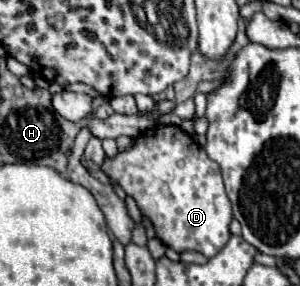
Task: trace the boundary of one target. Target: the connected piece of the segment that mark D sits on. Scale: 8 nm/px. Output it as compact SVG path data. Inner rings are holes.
M161 124L157 128L151 128L151 130L143 132L143 136L133 140L131 148L119 150L119 154L113 156L113 158L107 156L105 162L101 164L101 170L113 182L117 182L125 190L127 196L131 196L137 202L141 214L153 224L153 230L155 230L157 238L165 246L173 248L175 252L181 254L185 250L195 250L195 252L201 252L207 258L213 258L217 252L221 252L221 248L231 238L229 224L231 224L233 216L231 216L229 198L227 198L225 188L223 188L221 168L179 126Z

